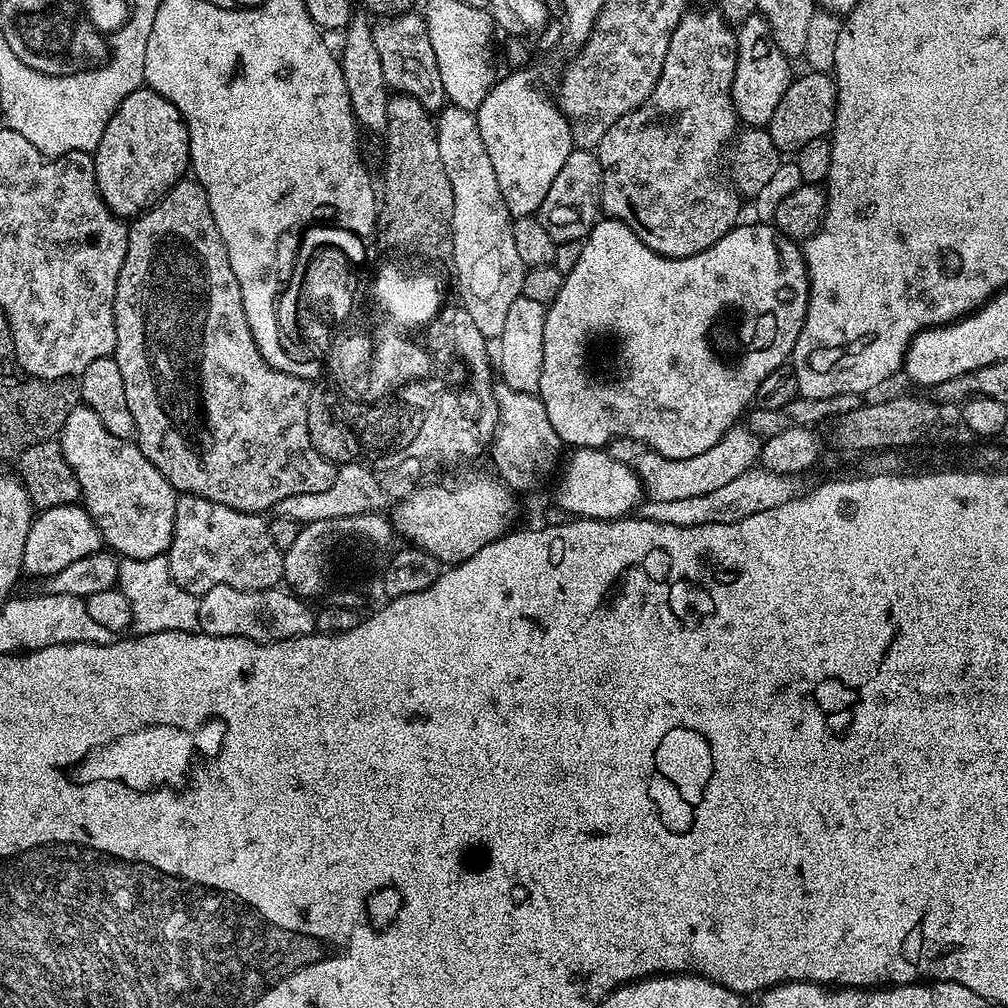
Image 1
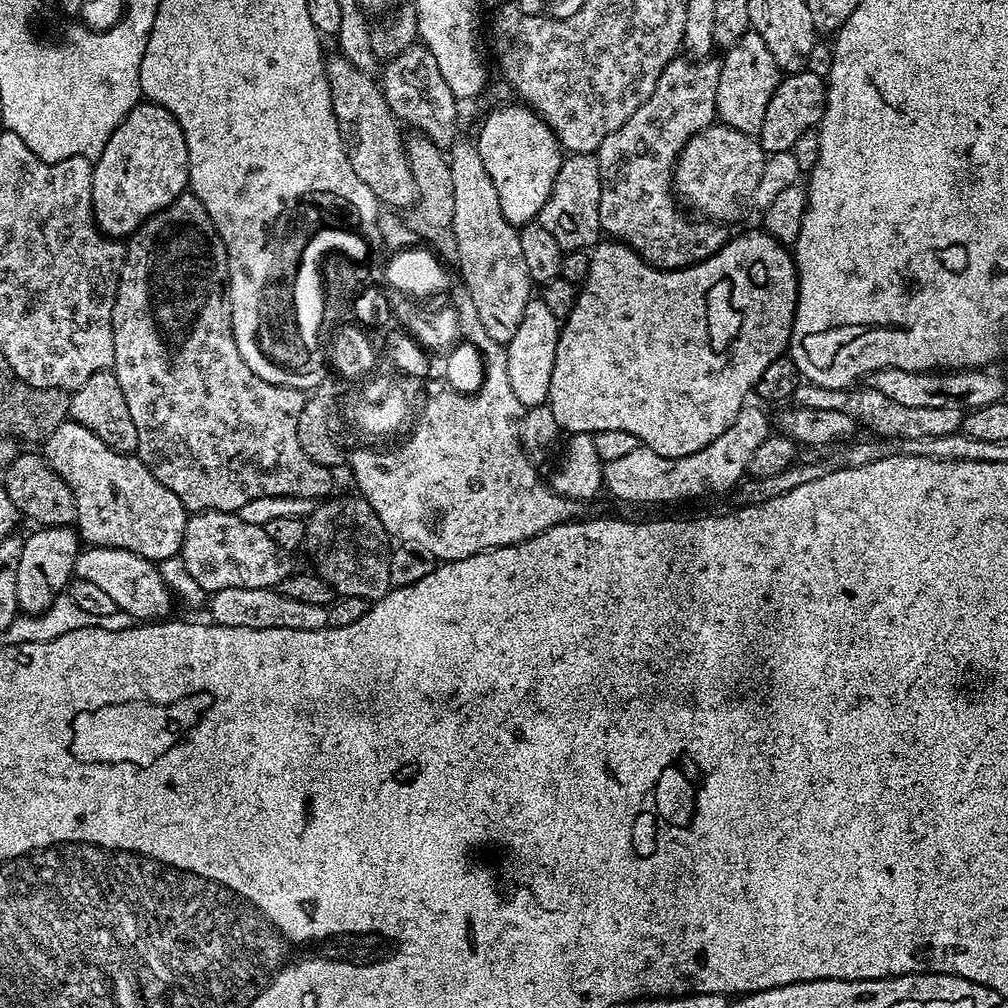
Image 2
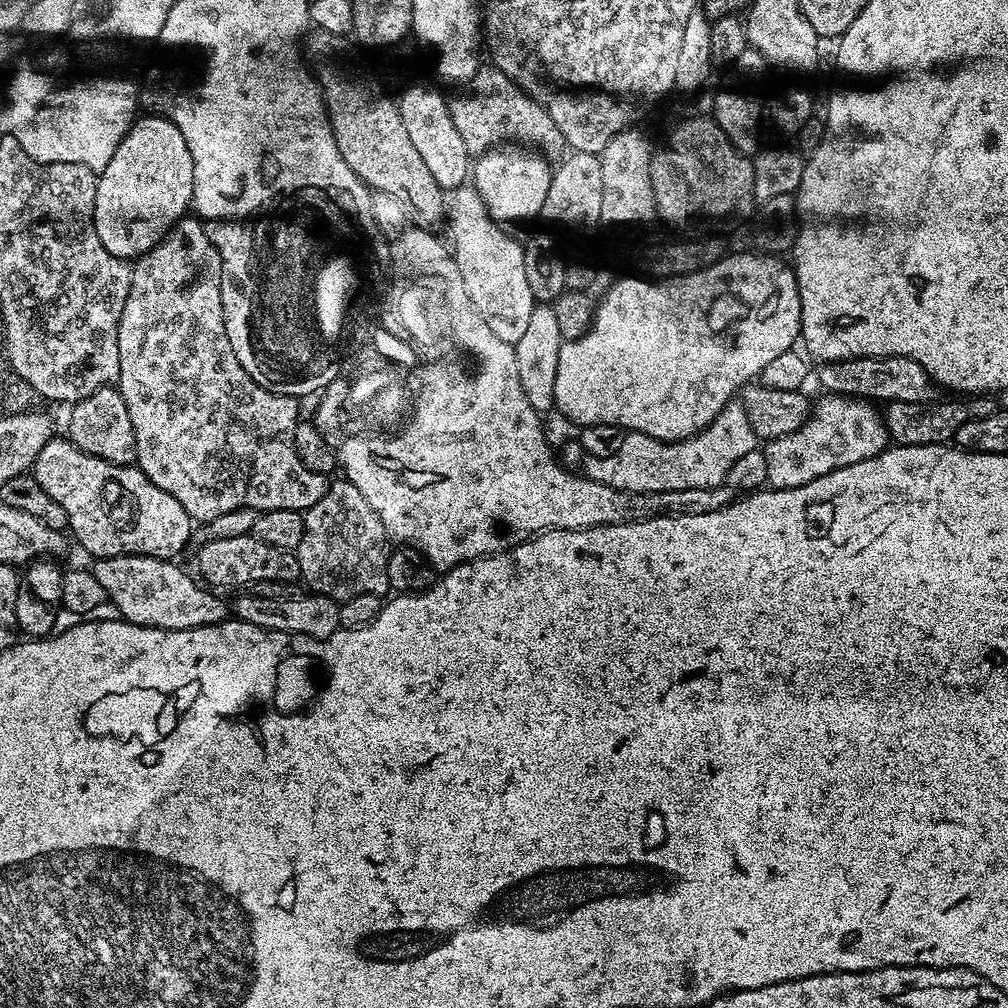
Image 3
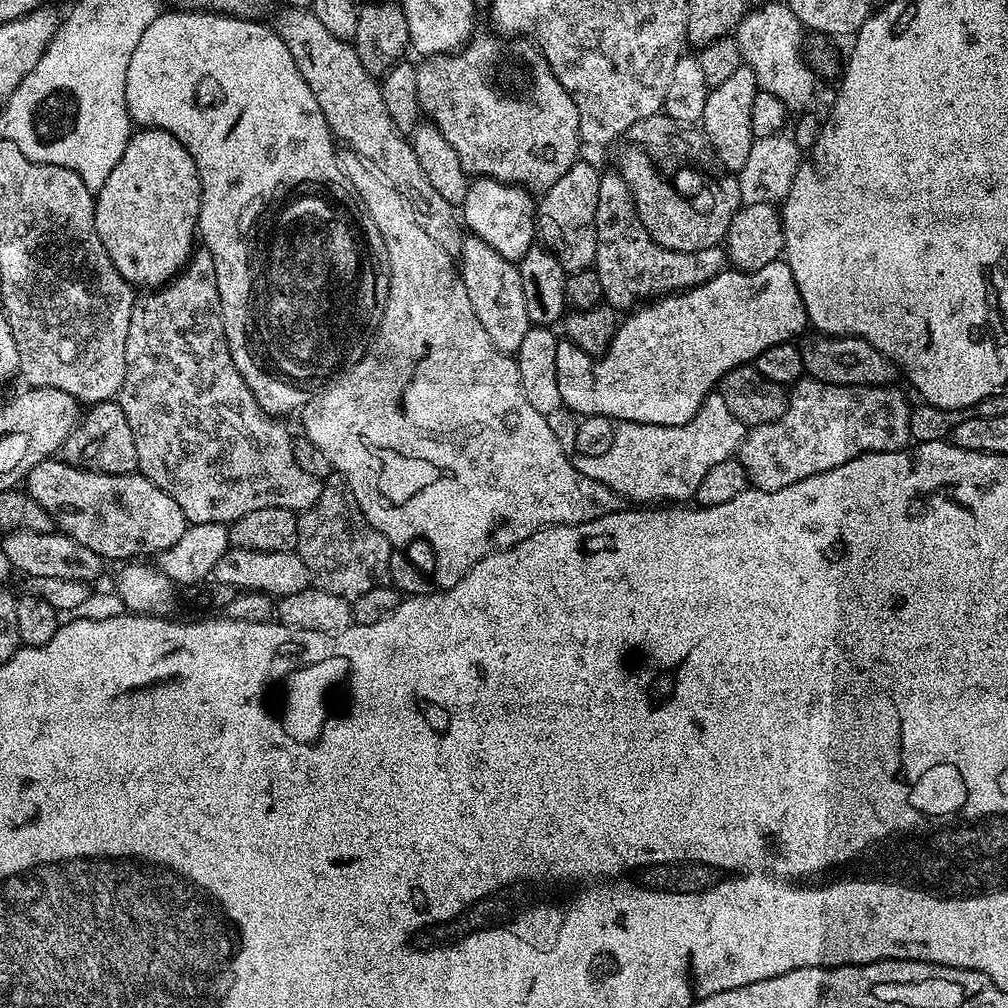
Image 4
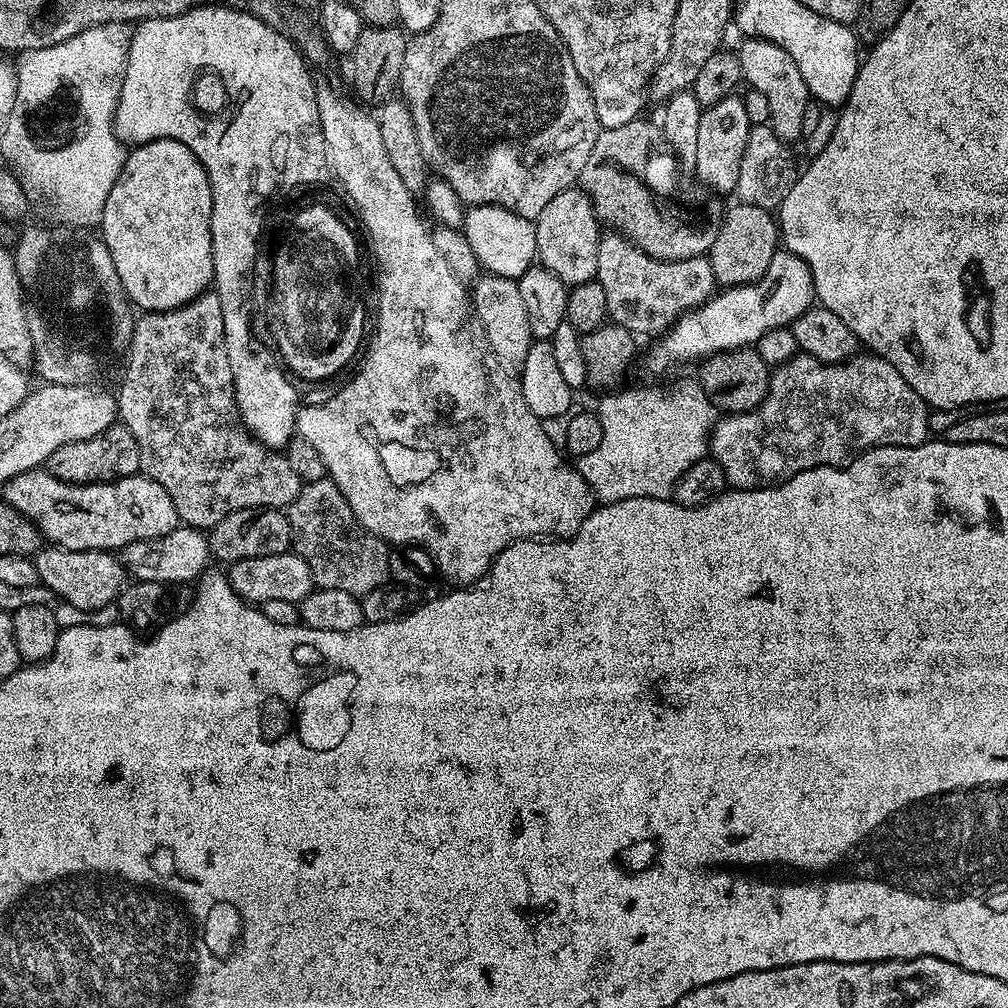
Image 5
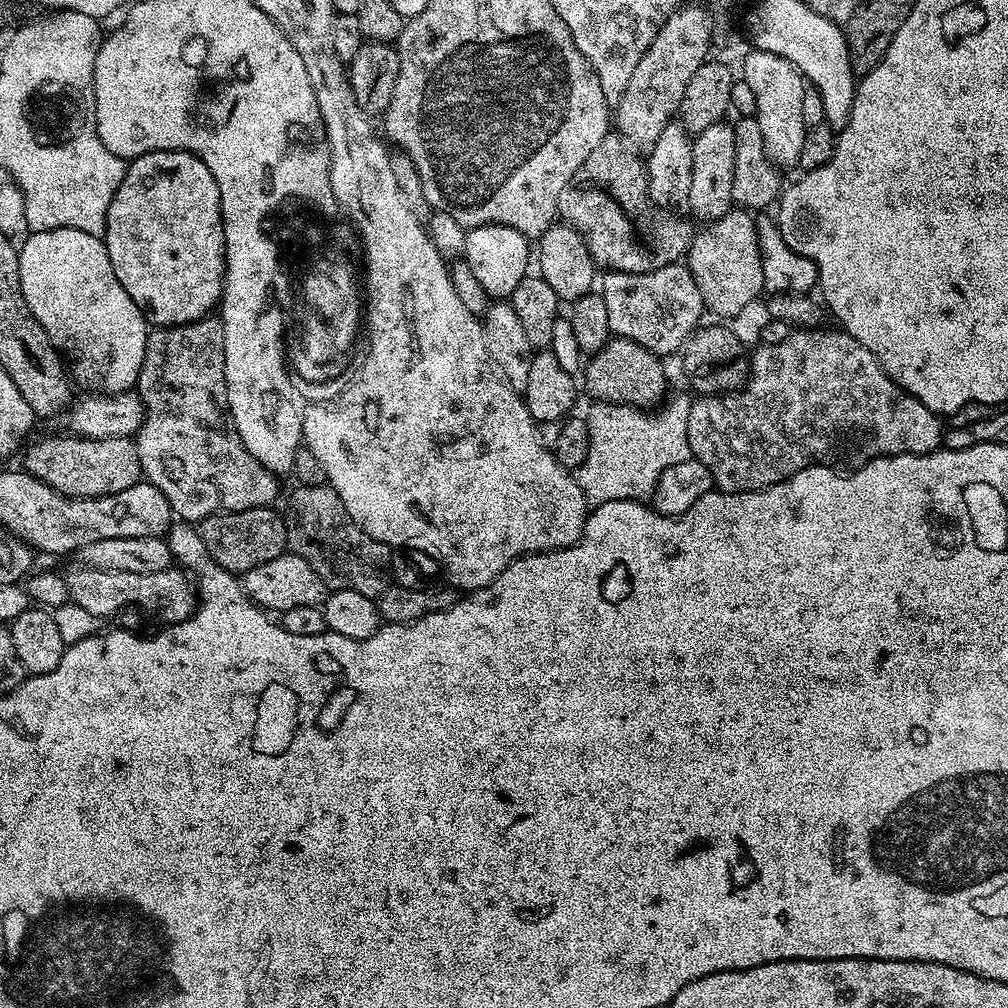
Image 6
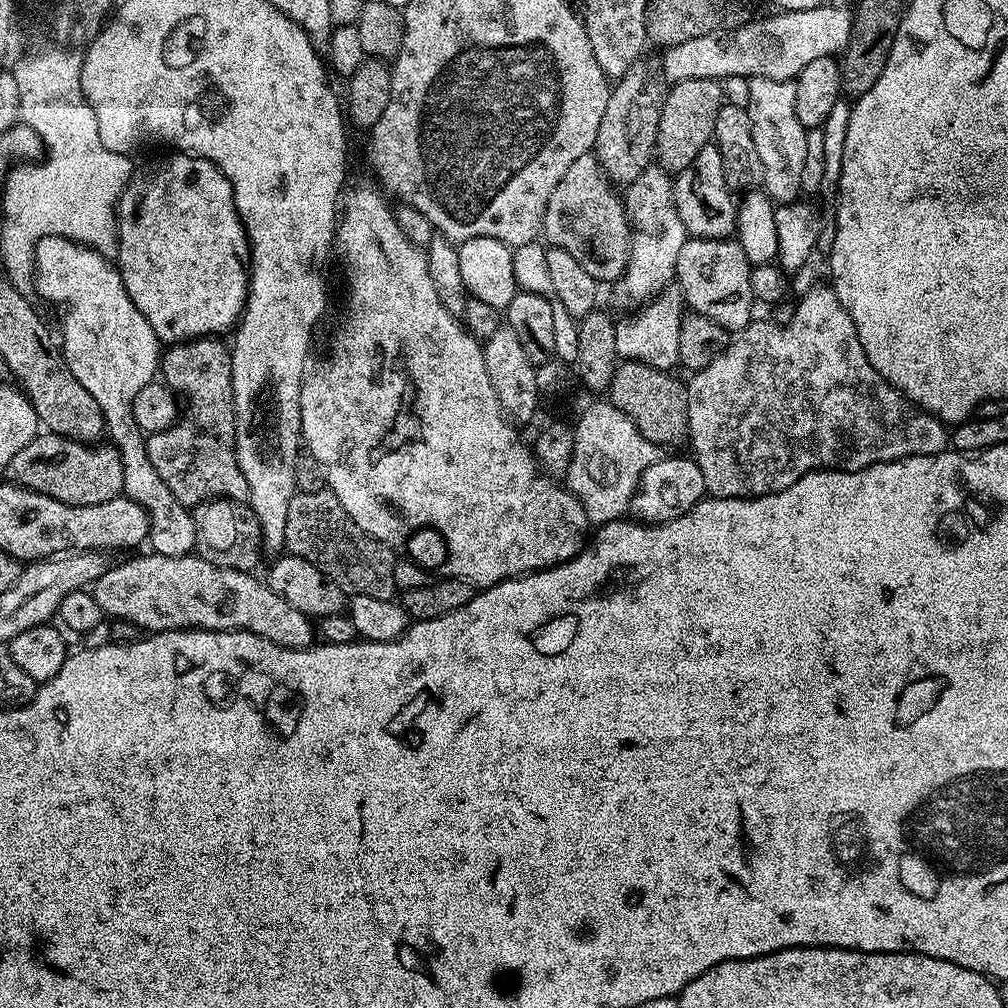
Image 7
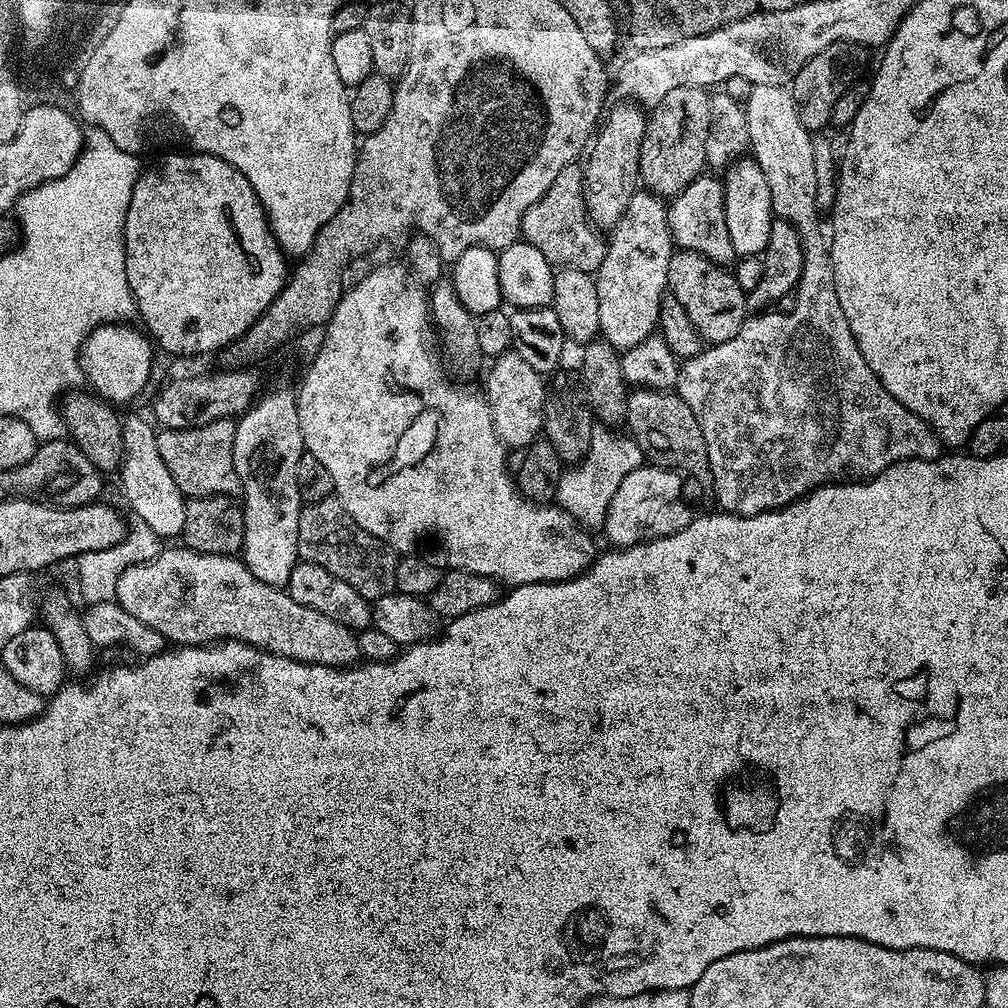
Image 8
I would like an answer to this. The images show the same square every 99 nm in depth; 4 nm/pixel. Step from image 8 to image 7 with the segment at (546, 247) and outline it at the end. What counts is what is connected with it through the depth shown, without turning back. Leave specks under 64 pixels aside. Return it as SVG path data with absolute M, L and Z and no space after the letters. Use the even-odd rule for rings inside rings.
M589 154L578 158L574 166L570 166L570 170L562 174L562 182L554 186L554 194L550 194L550 202L546 206L542 236L551 247L566 250L571 256L578 258L582 270L586 270L590 278L598 282L604 282L604 280L615 282L620 279L624 267L628 265L632 250L632 225L628 222L628 210L624 207L621 193L608 179L607 172L595 155Z

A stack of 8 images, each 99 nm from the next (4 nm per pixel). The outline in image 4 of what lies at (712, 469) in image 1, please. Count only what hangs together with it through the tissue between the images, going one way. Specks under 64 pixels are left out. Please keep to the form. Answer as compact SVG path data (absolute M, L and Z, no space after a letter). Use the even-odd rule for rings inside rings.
M713 392L704 397L698 414L690 422L683 423L682 426L662 426L625 420L616 424L614 443L610 450L606 450L606 454L598 454L594 458L576 456L574 463L579 472L586 474L586 478L602 482L602 486L614 490L616 495L625 501L639 502L644 506L653 502L686 502L695 497L699 483L706 478L711 467L731 459L739 451L745 435L746 426L730 412L720 393Z

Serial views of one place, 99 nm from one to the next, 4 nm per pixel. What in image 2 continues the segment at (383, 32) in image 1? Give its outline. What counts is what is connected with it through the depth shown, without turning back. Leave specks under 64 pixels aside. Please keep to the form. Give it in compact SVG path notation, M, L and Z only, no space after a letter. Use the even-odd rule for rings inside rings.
M415 42L393 60L387 61L383 68L384 97L397 120L407 127L409 124L409 129L428 136L436 145L451 145L458 136L456 133L458 101L450 86L446 86L446 78L442 78L442 70L438 70L438 61L434 54L430 54L430 50L423 44Z

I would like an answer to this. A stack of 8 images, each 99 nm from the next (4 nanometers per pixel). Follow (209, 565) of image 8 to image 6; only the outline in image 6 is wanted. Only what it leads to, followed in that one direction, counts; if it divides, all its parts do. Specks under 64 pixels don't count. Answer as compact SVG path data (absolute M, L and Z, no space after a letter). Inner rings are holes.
M87 566L75 567L69 570L68 576L63 577L64 585L68 587L68 599L90 614L109 618L115 612L137 604L138 607L153 612L158 619L164 620L160 622L175 622L185 620L198 607L198 592L193 581L176 566L158 570L154 574L122 574L100 572L97 568Z

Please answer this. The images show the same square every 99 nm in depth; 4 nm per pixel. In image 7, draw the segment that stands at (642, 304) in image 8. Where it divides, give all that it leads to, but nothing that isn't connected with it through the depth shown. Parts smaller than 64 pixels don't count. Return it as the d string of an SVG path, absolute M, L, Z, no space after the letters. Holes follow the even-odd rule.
M659 163L649 164L638 178L634 178L632 184L627 185L622 199L624 207L628 210L628 222L632 225L632 250L628 258L628 265L620 279L615 281L616 300L620 304L639 305L647 302L653 296L657 296L661 289L669 287L676 279L676 263L678 262L678 250L690 238L686 226L682 226L682 218L678 218L678 206L676 205L676 186L673 177Z

